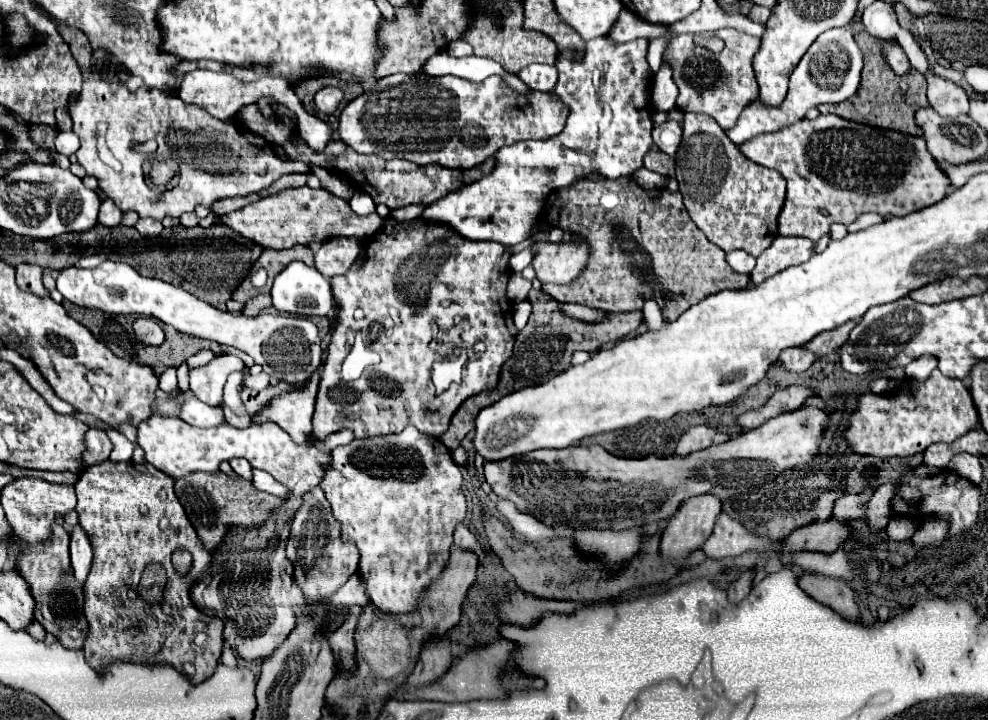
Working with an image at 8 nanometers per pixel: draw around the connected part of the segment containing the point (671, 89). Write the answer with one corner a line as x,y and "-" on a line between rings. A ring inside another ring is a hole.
662,62
652,84
652,104
656,110
668,112
676,108
676,98
678,86
676,82
672,82
672,66
668,66
668,62

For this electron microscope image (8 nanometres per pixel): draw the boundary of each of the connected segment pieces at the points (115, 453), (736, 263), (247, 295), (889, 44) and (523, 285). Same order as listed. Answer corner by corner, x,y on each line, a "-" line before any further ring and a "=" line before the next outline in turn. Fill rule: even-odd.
109,428
105,432
113,443
113,450
109,459
113,462
131,460
133,452
138,446
137,442
131,443
124,435
113,428
=
734,250
734,252
726,254
726,260
734,270
746,272
746,274
750,274
756,264
756,258
752,258
752,254
746,254
744,250
=
250,276
248,278
244,278
244,282
234,290
234,294
232,294
232,298
234,300
238,300
238,302
246,302
246,300
250,300
250,298
254,298
256,294
262,294
264,290
254,290
254,286
252,286
252,282
250,282
=
884,40
884,56
896,74
906,74
910,70
908,56
894,40
=
512,274
510,280
508,280
508,288
506,288
506,296
512,304
516,304
518,296
524,300
524,296
528,296
532,284
528,280
522,278
522,274

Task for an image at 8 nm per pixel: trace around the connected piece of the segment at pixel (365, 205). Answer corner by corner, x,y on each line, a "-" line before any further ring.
354,192
352,200
350,200
350,206
360,216
368,216
368,214
374,214
376,212
376,204
374,204
372,196
370,194
364,194
364,192

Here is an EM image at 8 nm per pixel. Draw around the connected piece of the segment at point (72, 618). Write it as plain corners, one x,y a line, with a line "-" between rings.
54,524
52,536
48,540
44,540
32,548
26,548
22,552
22,556
18,560
18,570
30,584
32,596
36,598
34,618
46,628
46,632
54,634
62,646
66,646
70,650
82,650
84,638
88,636
88,620
82,610
80,594
74,596
72,600
64,598
64,586
80,586
72,574
68,542
70,542
68,532
60,524

